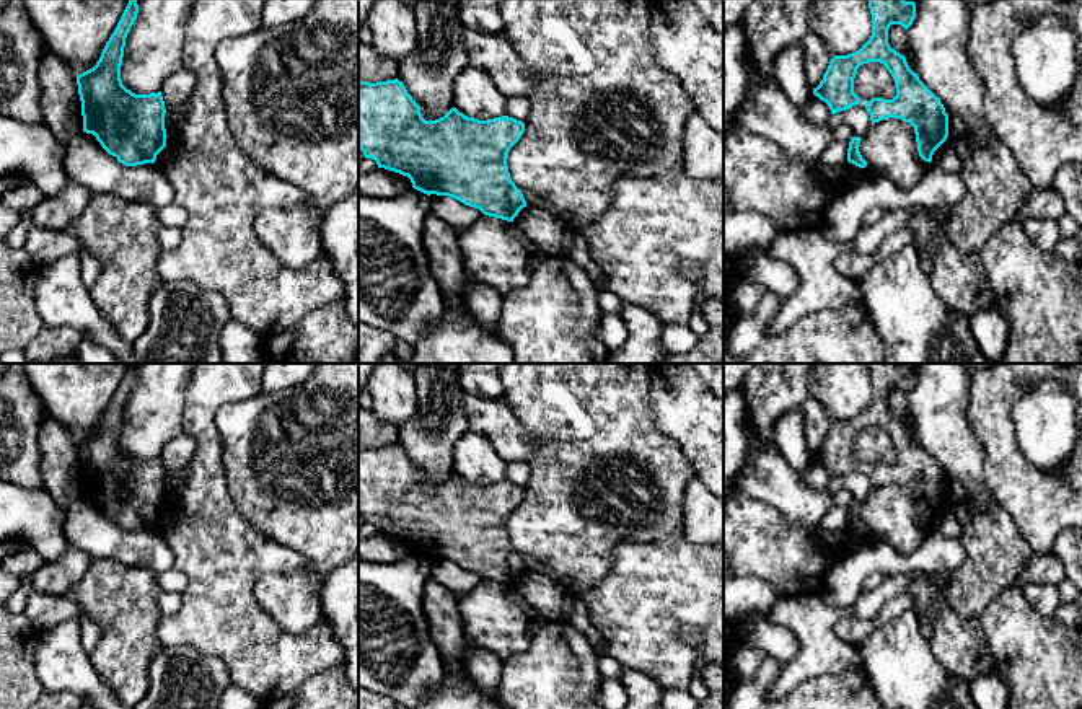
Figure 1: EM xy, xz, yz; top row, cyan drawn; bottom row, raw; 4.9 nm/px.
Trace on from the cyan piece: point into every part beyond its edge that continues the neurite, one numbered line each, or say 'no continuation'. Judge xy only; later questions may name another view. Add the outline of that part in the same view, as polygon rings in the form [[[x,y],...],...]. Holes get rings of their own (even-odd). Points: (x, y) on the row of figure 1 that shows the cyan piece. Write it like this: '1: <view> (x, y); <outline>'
no continuation

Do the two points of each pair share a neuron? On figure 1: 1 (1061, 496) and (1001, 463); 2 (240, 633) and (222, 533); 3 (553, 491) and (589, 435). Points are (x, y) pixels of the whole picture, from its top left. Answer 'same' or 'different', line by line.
1: same
2: same
3: same

